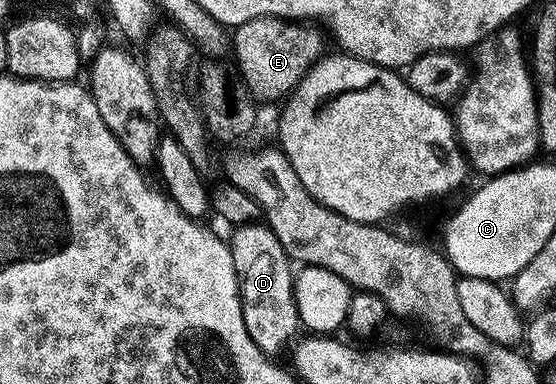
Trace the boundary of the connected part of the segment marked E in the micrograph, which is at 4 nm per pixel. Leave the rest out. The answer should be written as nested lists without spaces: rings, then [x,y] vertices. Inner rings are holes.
[[[256,17],[234,28],[231,49],[248,96],[257,103],[286,98],[300,78],[322,57],[322,30],[311,23],[282,17]]]

